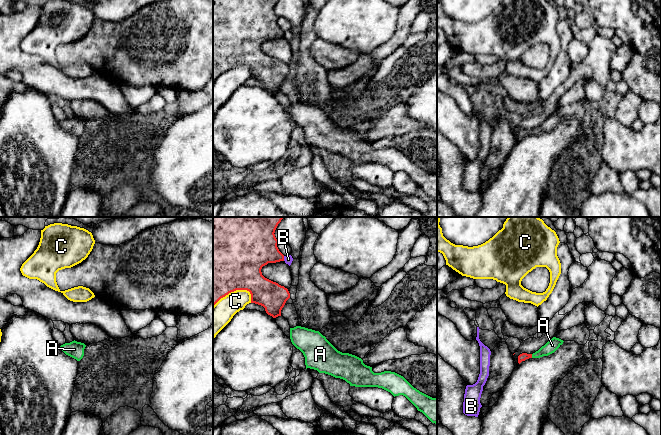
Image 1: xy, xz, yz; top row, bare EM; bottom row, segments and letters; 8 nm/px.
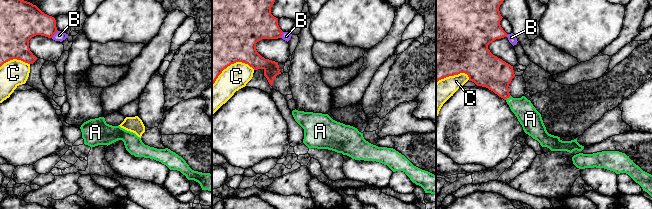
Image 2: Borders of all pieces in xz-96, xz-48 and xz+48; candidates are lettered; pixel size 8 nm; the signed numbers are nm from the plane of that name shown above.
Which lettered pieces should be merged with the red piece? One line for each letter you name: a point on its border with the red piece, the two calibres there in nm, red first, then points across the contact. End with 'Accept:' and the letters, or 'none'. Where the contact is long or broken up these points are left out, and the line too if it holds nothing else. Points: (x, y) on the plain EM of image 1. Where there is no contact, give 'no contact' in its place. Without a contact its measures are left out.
A: yz (531, 132) | 60/100 nm | across yz (522, 133), (531, 132), (546, 126), (552, 121)
Accept: A

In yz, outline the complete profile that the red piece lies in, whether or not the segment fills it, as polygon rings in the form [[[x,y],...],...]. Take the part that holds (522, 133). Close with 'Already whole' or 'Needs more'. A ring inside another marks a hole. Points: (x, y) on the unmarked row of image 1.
[[[553,113],[544,122],[542,122],[538,127],[533,130],[522,129],[518,132],[518,139],[525,137],[529,134],[540,134],[543,132],[548,132],[554,129],[562,120],[563,116]]]. Needs more

